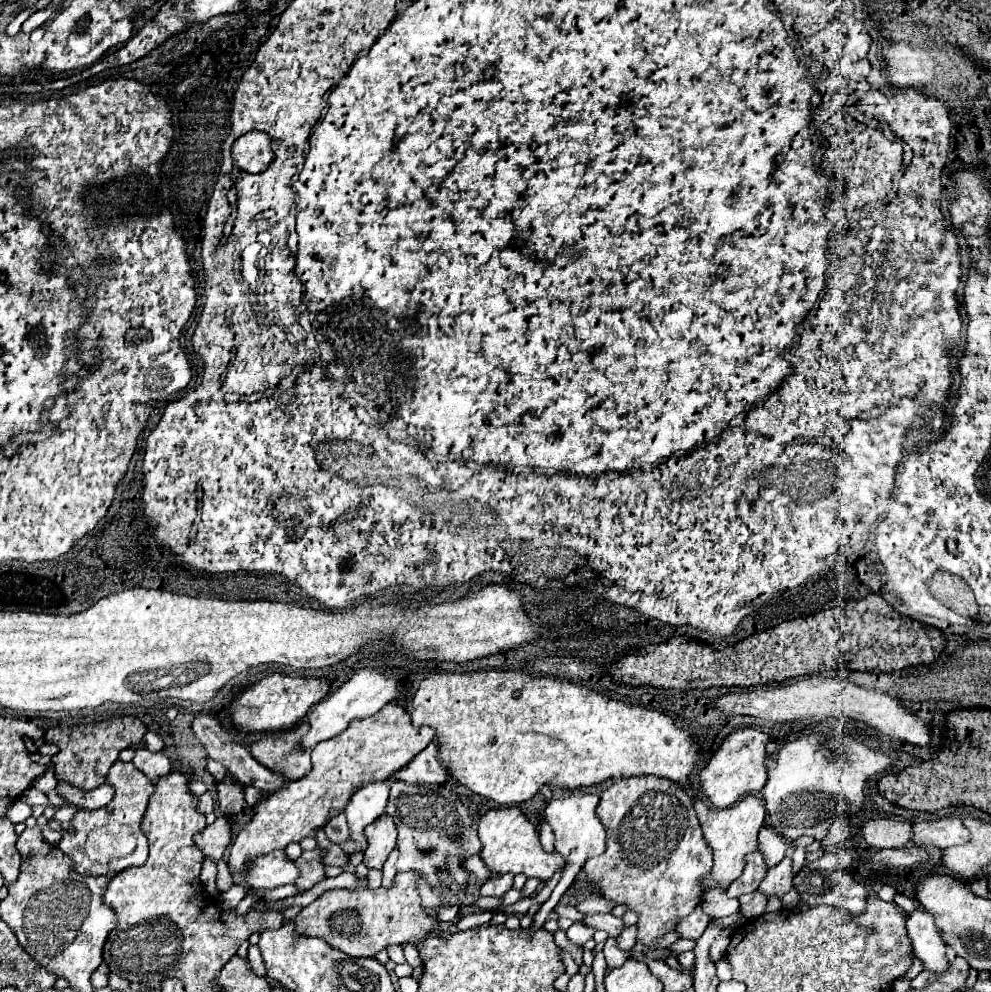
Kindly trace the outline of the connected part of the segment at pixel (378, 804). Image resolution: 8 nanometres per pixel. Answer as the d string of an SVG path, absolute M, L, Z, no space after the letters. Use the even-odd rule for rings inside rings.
M372 782L368 786L362 786L360 790L356 790L356 794L352 796L352 802L348 804L348 810L346 810L350 836L346 842L340 844L340 848L344 850L346 856L366 850L368 840L364 836L364 828L368 824L376 822L384 814L388 794L390 794L388 784L380 784L380 782Z

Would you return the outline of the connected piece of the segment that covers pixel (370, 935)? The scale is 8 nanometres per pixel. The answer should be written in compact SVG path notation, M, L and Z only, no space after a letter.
M396 874L396 884L390 890L328 890L310 906L302 908L292 922L298 934L318 936L352 958L376 956L390 944L420 942L438 930L438 922L420 906L420 896L414 888L418 878L420 874Z

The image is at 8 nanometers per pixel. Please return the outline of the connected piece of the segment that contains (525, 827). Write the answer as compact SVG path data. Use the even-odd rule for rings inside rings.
M516 808L506 810L490 810L480 818L478 824L478 836L484 844L482 860L486 866L496 874L526 874L526 878L538 878L540 882L548 882L558 870L566 866L566 860L558 852L546 852L540 846L540 838L536 828L524 820L522 812L516 812Z

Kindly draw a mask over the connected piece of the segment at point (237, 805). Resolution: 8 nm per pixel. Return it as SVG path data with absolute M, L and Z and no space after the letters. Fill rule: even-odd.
M220 782L218 786L218 810L232 820L244 810L244 786L234 782Z

